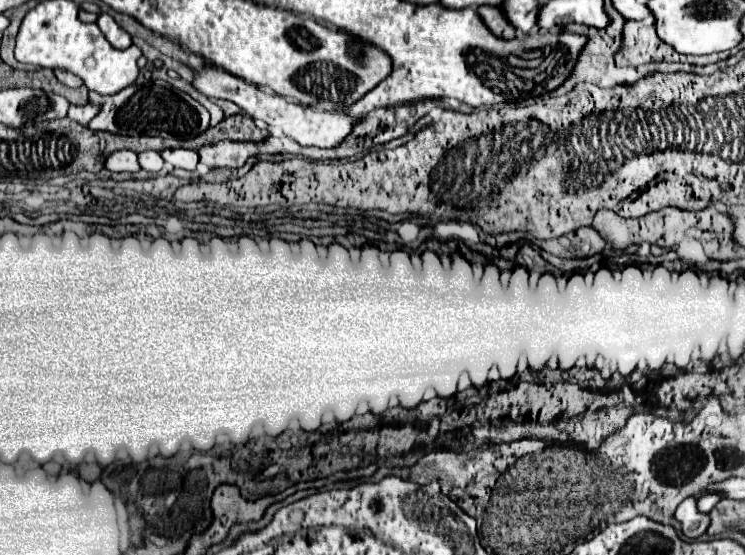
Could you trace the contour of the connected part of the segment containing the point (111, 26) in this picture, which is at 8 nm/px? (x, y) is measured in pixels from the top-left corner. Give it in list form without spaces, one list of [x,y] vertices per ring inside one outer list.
[[[99,14],[99,20],[97,24],[103,28],[105,36],[109,38],[109,42],[115,46],[115,48],[127,48],[131,46],[131,36],[109,16],[109,14]]]

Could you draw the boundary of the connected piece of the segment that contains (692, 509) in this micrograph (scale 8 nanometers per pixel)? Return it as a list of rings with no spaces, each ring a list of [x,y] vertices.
[[[687,498],[679,504],[679,508],[675,510],[675,520],[681,524],[681,532],[687,536],[687,538],[699,538],[701,534],[705,534],[707,530],[707,522],[709,522],[709,516],[707,514],[701,514],[697,510],[697,502],[695,498]]]

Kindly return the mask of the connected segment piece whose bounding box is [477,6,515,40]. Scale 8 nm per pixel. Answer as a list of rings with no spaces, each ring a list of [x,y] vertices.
[[[479,6],[477,14],[483,20],[483,24],[497,38],[503,38],[503,40],[515,38],[515,30],[511,30],[511,26],[507,26],[507,22],[503,22],[503,14],[499,14],[499,8],[495,8],[495,6]]]

